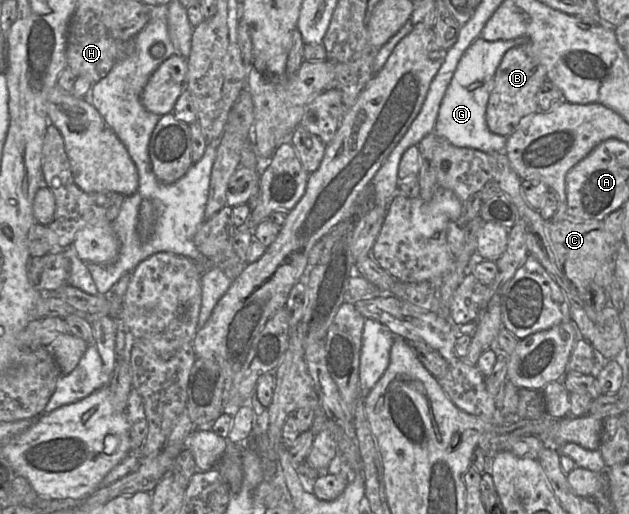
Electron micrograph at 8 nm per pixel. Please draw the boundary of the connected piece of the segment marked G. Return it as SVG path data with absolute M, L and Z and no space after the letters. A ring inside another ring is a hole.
M526 36L517 37L512 40L486 41L477 38L462 55L454 75L448 85L440 105L435 125L435 133L456 147L472 148L485 153L503 152L506 146L507 137L492 133L487 127L485 114L490 93L494 85L494 76L504 54L511 48L529 43Z

